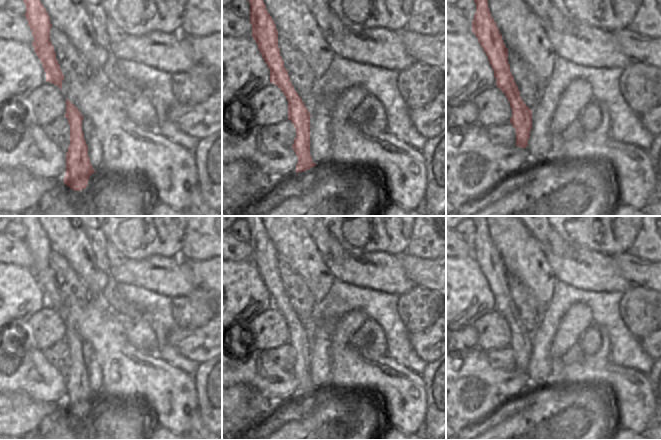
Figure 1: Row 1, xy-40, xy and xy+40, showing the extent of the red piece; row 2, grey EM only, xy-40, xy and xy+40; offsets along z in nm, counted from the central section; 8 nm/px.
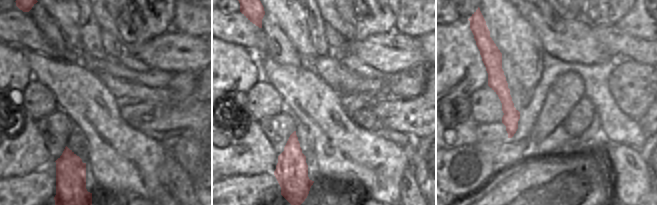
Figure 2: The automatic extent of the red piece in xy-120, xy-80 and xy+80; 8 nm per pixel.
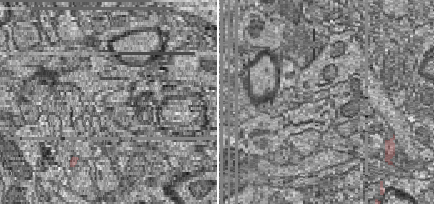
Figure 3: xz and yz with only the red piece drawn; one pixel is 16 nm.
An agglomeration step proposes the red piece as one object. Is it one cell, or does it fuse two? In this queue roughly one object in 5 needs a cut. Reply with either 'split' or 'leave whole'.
leave whole

